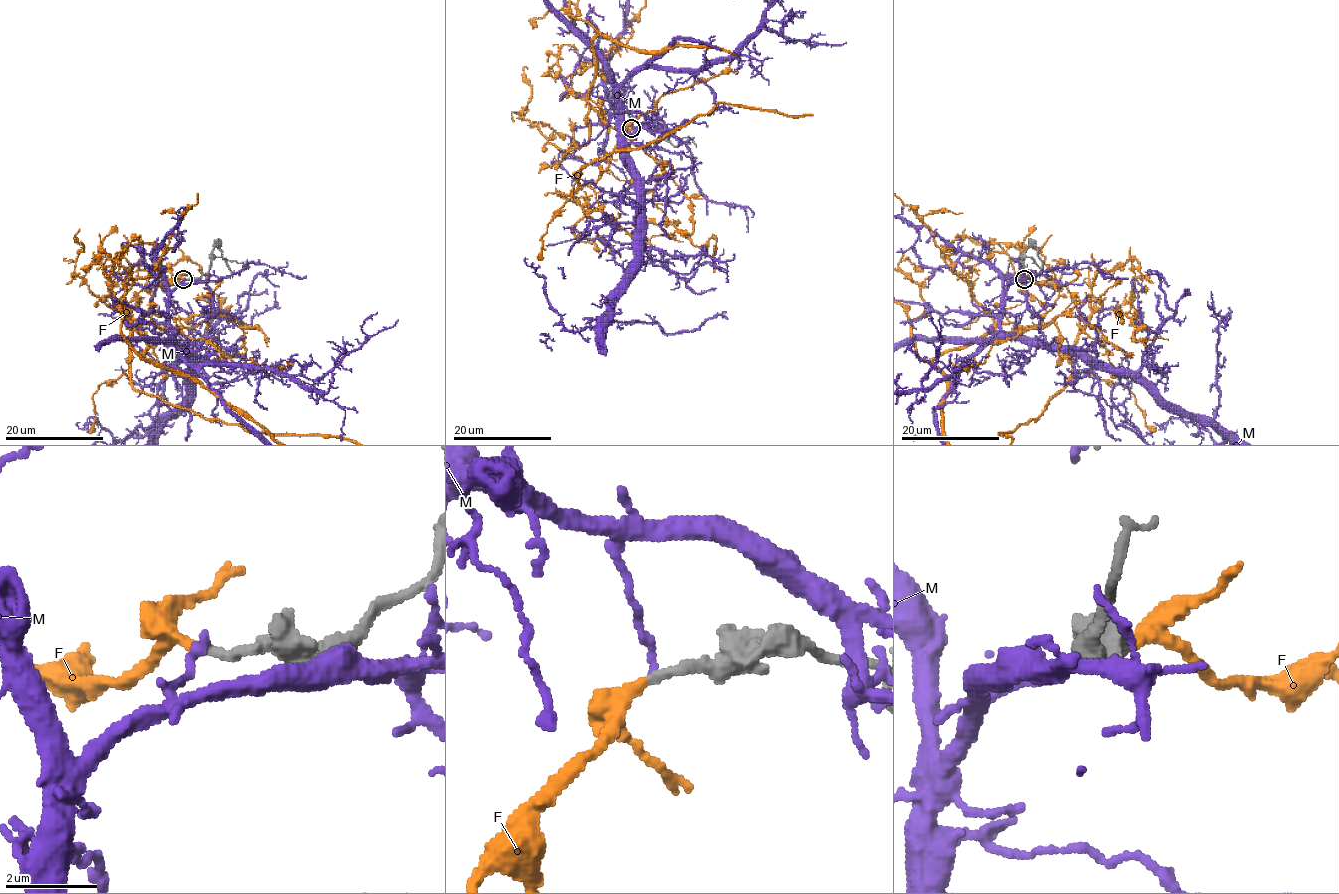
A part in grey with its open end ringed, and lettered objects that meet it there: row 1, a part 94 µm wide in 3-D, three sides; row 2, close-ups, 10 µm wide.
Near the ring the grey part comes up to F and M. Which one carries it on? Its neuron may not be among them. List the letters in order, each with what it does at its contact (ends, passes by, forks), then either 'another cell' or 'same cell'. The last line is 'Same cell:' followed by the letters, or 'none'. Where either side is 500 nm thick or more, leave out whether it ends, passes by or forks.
F: it ends | same cell
M: it ends | another cell
Same cell: F

